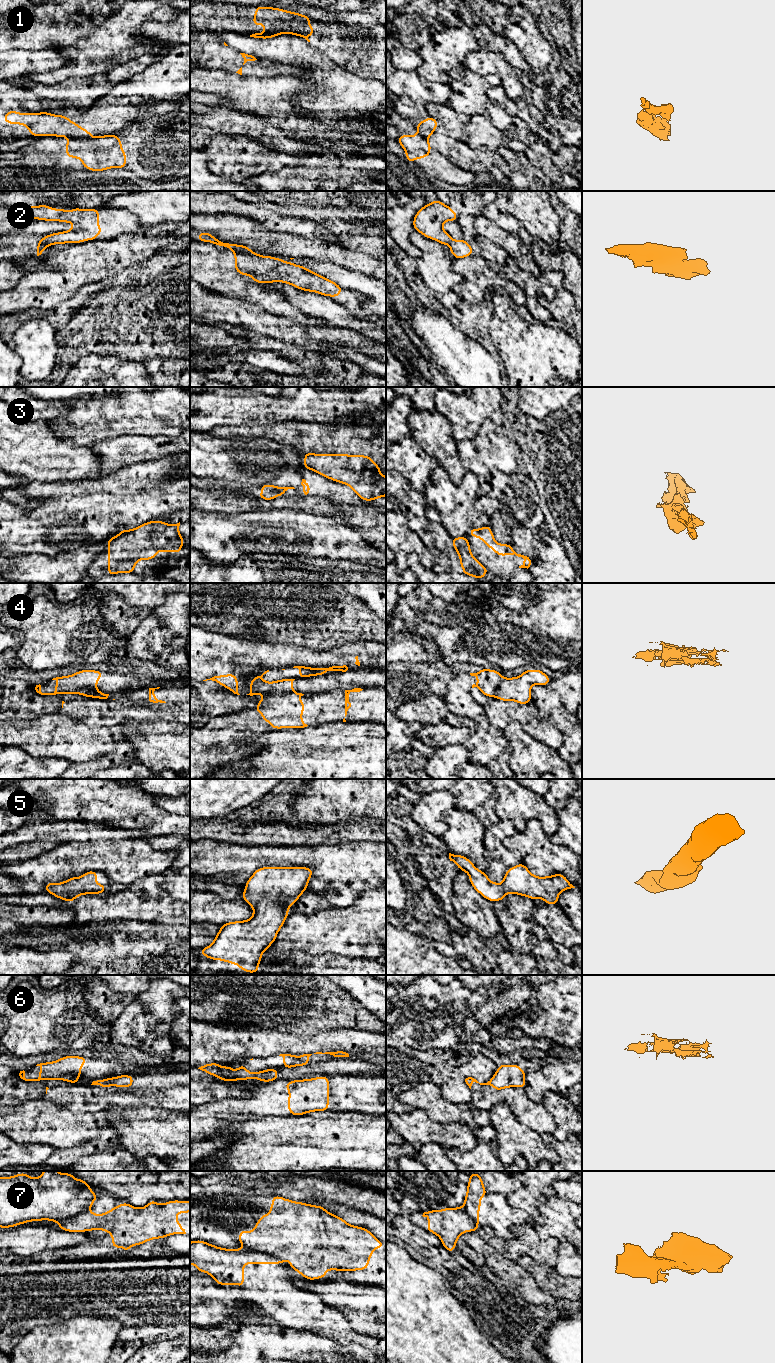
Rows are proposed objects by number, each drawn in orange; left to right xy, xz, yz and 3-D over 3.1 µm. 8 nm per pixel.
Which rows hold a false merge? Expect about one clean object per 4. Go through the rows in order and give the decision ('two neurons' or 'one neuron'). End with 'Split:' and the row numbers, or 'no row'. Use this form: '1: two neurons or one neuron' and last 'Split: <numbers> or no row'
1: two neurons
2: two neurons
3: two neurons
4: two neurons
5: one neuron
6: two neurons
7: two neurons
Split: 1, 2, 3, 4, 6, 7

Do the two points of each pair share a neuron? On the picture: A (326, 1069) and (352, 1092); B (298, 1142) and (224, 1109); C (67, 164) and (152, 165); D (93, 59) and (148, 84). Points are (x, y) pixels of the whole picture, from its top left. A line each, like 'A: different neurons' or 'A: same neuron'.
A: different neurons
B: different neurons
C: same neuron
D: different neurons

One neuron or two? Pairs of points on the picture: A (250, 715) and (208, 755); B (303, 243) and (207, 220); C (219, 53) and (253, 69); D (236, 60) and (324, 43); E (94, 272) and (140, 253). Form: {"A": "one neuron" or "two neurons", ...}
{"A": "one neuron", "B": "one neuron", "C": "one neuron", "D": "two neurons", "E": "one neuron"}

